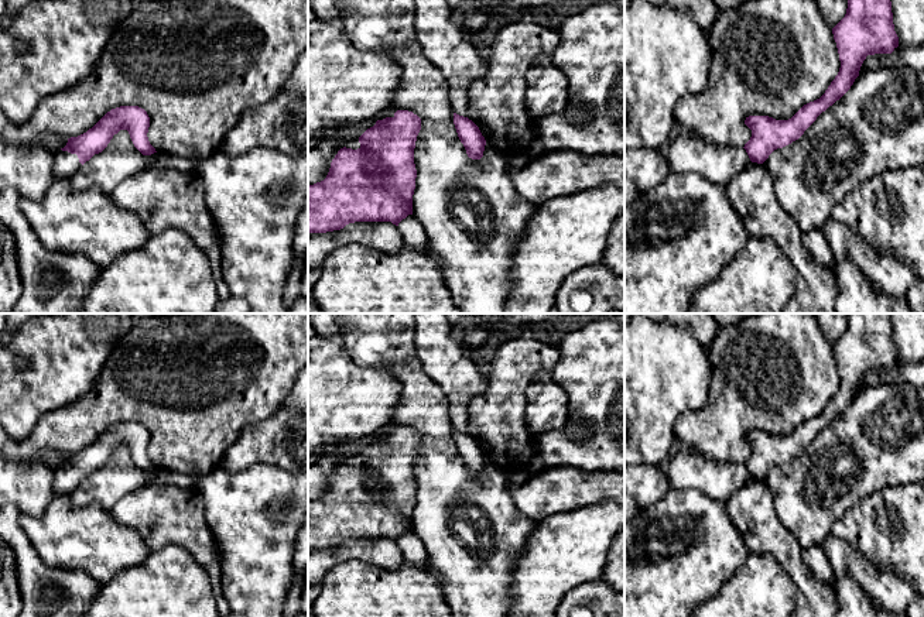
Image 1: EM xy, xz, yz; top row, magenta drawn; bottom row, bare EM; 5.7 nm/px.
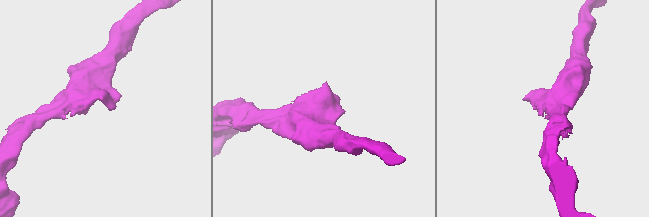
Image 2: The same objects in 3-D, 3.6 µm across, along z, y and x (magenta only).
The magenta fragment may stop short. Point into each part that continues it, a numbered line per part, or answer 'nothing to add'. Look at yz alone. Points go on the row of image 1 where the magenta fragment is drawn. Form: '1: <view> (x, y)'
nothing to add

